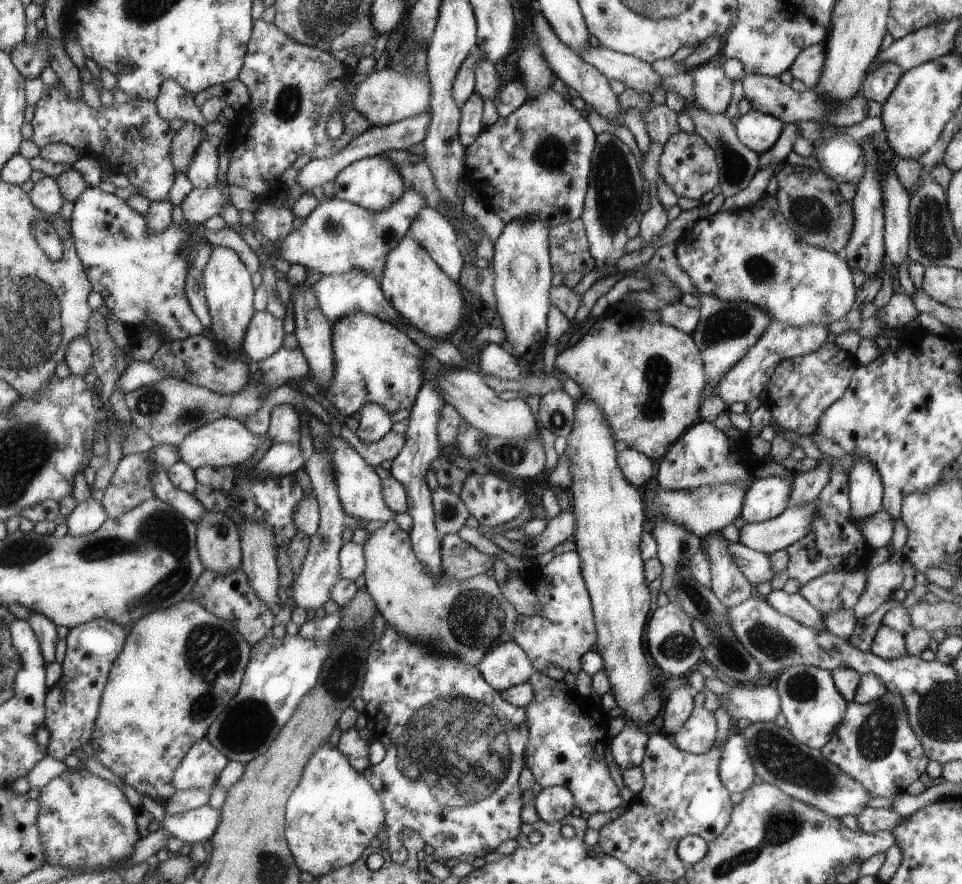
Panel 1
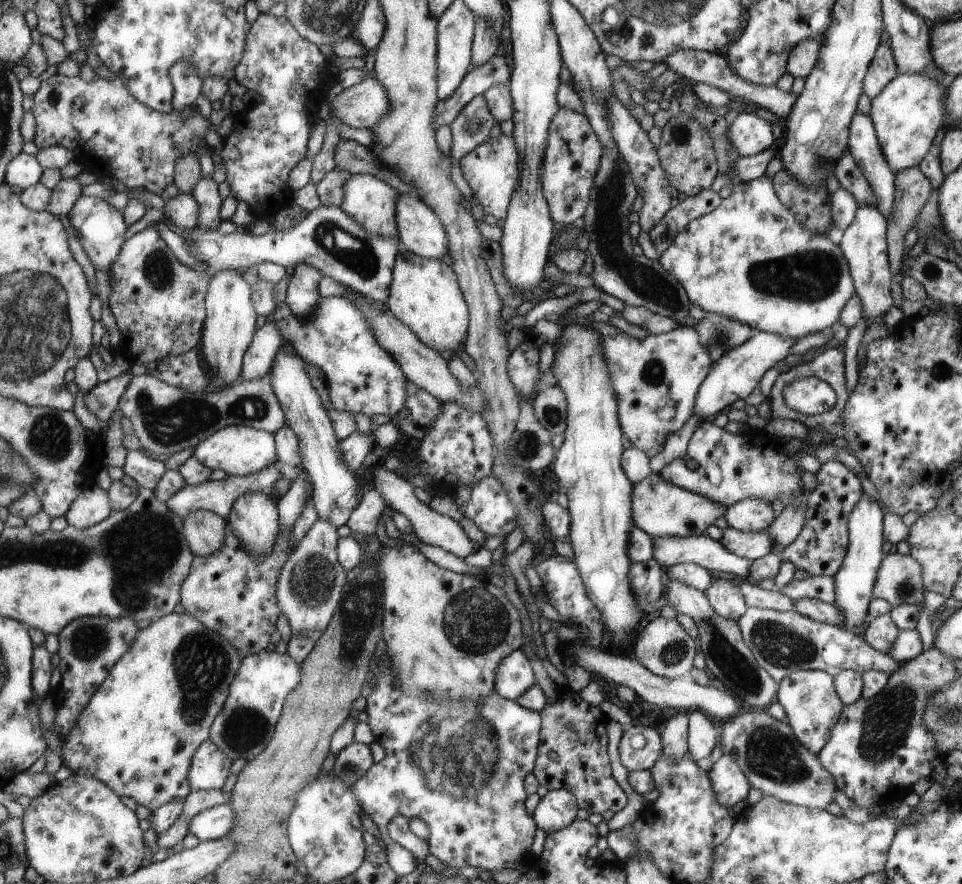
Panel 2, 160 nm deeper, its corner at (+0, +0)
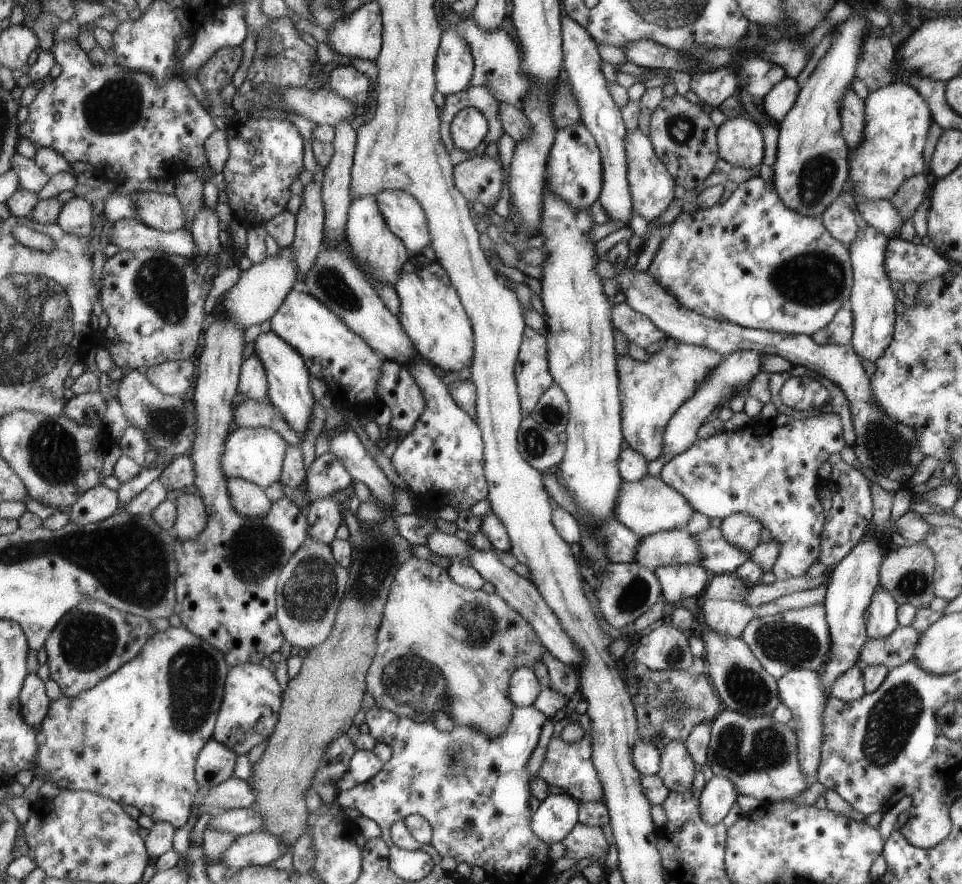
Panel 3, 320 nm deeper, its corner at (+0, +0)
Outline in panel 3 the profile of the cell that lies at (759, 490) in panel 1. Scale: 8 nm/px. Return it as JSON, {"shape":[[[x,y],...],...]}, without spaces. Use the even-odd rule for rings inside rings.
{"shape":[[[743,512],[729,514],[722,519],[720,525],[721,534],[725,536],[725,540],[741,548],[743,552],[752,552],[759,544],[762,529],[761,520],[755,520],[753,516]]]}

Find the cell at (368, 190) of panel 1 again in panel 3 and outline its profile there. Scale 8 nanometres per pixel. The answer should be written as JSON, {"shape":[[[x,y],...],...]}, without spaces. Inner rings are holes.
{"shape":[[[373,194],[367,196],[359,196],[352,200],[347,222],[346,236],[353,246],[353,254],[359,256],[361,268],[375,280],[385,282],[385,284],[395,284],[399,278],[401,264],[408,260],[408,252],[405,245],[401,243],[399,238],[392,234],[392,230],[388,228],[385,218],[381,216],[381,210],[377,206],[377,200]]]}

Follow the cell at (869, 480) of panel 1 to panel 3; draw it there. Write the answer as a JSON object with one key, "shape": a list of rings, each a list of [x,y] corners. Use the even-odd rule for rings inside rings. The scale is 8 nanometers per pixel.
{"shape":[[[865,530],[865,534],[859,538],[859,542],[855,542],[851,551],[827,572],[823,606],[827,617],[829,636],[832,639],[829,656],[827,656],[825,664],[819,668],[819,672],[816,672],[827,693],[829,693],[831,684],[837,680],[837,676],[856,665],[857,656],[860,655],[861,648],[868,640],[865,633],[865,622],[863,622],[861,614],[865,612],[865,608],[871,602],[875,586],[877,586],[877,568],[881,564],[881,546],[877,544],[877,540],[873,540],[869,536],[873,536],[873,534],[869,530]]]}

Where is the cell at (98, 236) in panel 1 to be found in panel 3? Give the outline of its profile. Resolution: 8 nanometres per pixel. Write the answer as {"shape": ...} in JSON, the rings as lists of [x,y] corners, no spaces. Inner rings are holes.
{"shape":[[[74,197],[64,204],[56,221],[67,233],[81,238],[93,237],[93,204],[85,198]]]}

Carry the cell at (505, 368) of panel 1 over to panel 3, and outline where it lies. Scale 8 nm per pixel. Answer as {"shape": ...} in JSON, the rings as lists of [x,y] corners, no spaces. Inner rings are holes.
{"shape":[[[525,326],[515,365],[516,388],[519,392],[520,410],[528,416],[537,400],[553,385],[548,372],[547,340],[537,331]]]}

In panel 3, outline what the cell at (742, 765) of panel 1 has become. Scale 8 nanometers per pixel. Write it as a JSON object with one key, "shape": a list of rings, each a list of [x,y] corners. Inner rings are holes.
{"shape":[[[713,775],[705,782],[699,796],[701,820],[709,825],[722,823],[737,797],[735,784],[727,778]]]}

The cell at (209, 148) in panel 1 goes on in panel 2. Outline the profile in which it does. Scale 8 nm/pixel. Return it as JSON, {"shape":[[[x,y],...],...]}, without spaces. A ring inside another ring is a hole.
{"shape":[[[204,175],[195,187],[192,195],[200,204],[200,217],[198,226],[205,231],[217,231],[221,226],[221,194],[219,194],[219,184],[212,178]]]}

